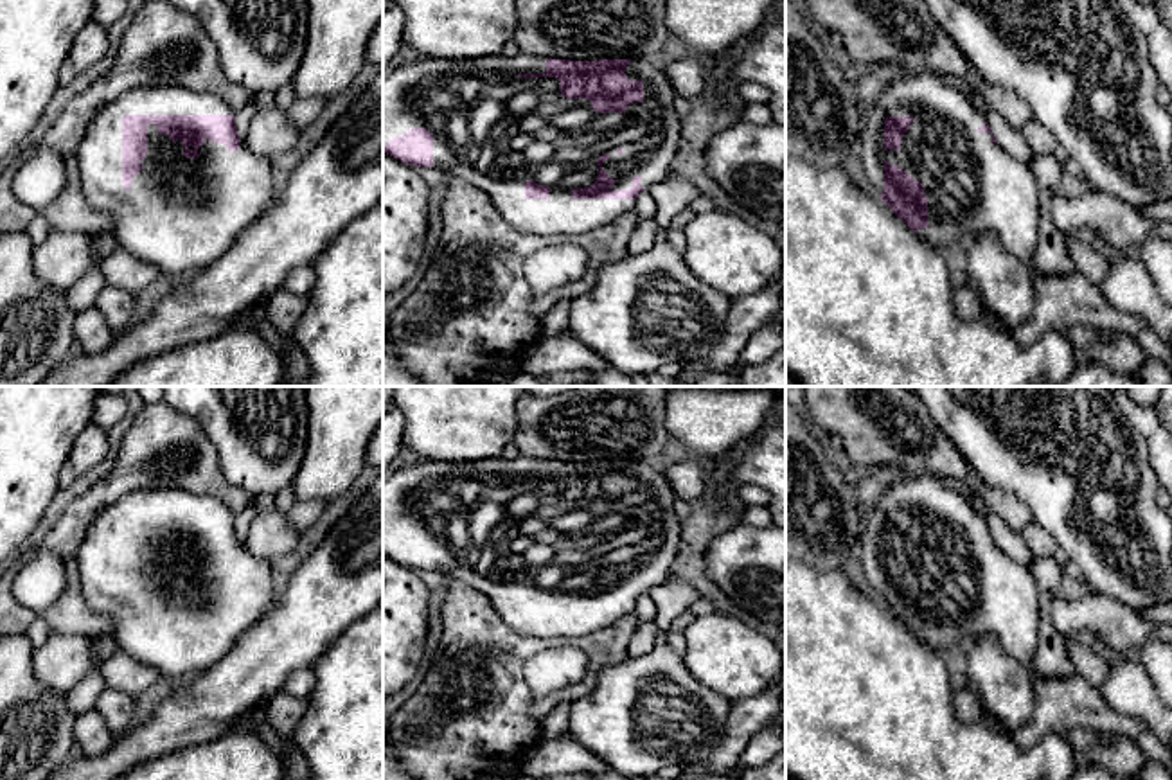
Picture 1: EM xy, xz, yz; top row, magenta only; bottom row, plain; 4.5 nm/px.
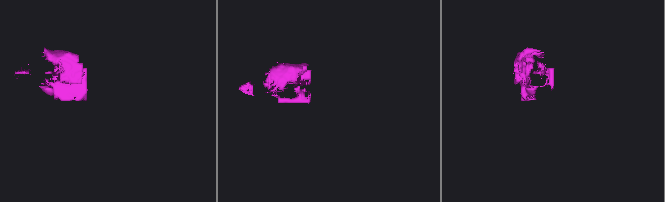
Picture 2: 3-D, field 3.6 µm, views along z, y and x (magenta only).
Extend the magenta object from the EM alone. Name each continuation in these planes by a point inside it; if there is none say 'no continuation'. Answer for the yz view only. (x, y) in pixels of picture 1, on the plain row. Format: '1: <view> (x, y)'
1: yz (973, 590)

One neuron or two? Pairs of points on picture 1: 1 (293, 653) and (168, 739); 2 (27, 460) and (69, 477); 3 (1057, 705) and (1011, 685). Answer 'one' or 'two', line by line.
1: one
2: two
3: two

